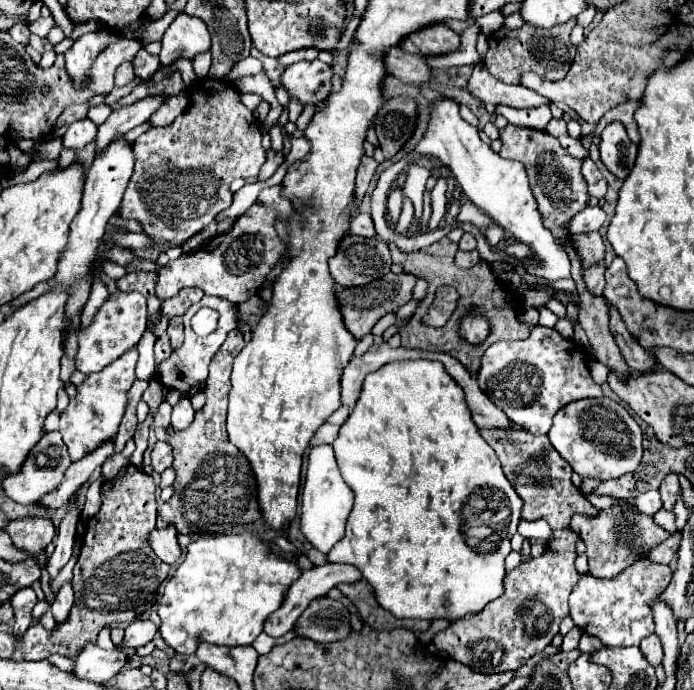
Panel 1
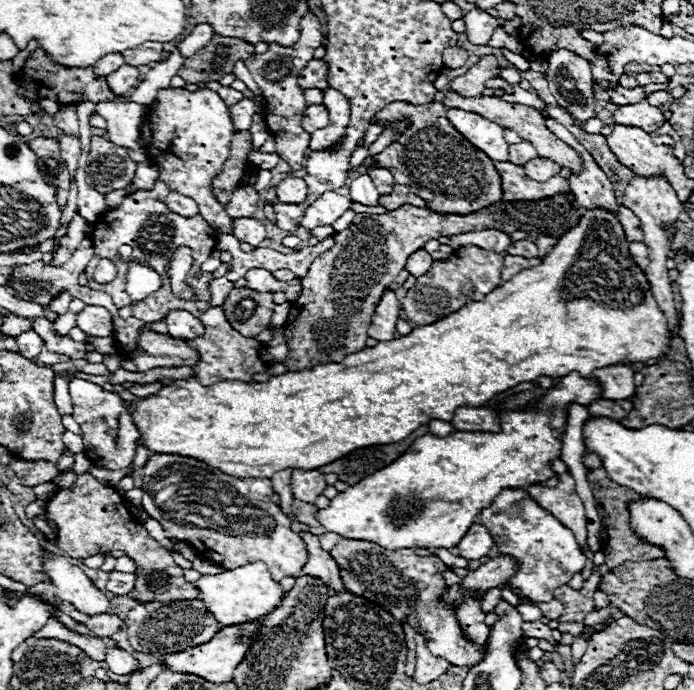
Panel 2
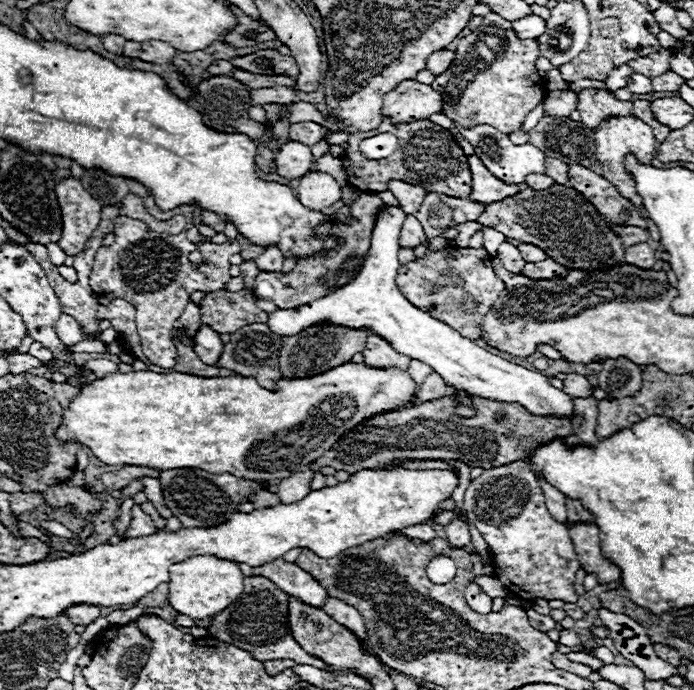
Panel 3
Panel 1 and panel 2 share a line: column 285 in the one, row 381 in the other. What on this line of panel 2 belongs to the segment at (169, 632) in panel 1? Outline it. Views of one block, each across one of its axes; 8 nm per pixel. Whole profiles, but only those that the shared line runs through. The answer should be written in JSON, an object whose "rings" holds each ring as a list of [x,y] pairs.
{"rings":[[[572,372],[560,378],[560,382],[544,396],[518,410],[498,412],[500,432],[452,432],[444,438],[426,434],[422,440],[414,440],[414,444],[398,460],[394,460],[390,468],[382,468],[382,472],[374,472],[374,476],[366,476],[366,480],[348,486],[346,492],[340,492],[334,500],[330,500],[328,508],[318,510],[318,522],[328,532],[338,532],[344,538],[368,540],[386,550],[454,548],[466,530],[476,522],[478,512],[488,508],[502,488],[526,488],[528,484],[546,482],[552,478],[554,472],[550,462],[560,460],[562,456],[560,450],[568,422],[568,406],[572,402],[582,406],[592,404],[592,400],[602,398],[602,388],[598,382]]]}

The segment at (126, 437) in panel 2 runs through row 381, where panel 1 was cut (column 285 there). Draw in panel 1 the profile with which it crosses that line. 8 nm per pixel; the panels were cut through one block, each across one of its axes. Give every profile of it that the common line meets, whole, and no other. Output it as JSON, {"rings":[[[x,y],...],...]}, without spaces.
{"rings":[[[302,60],[286,68],[282,84],[290,96],[300,98],[304,104],[318,104],[330,94],[332,68],[320,60]]]}

